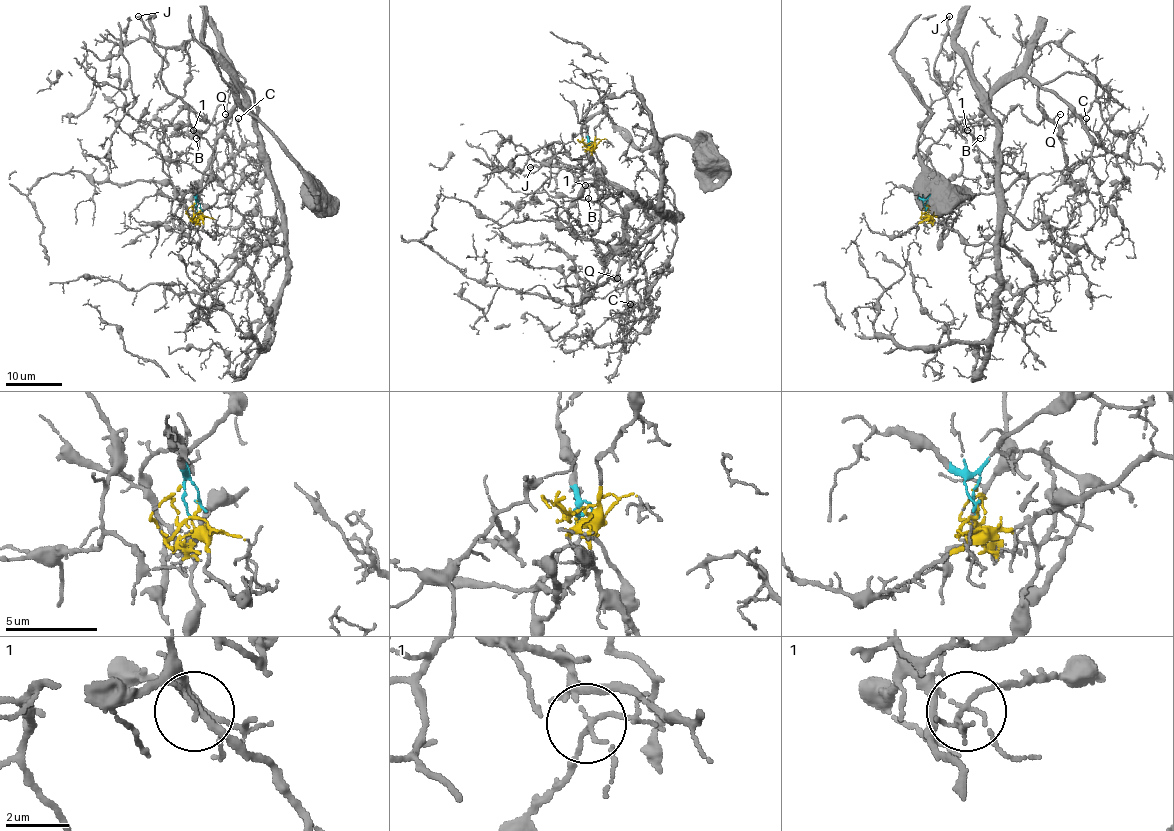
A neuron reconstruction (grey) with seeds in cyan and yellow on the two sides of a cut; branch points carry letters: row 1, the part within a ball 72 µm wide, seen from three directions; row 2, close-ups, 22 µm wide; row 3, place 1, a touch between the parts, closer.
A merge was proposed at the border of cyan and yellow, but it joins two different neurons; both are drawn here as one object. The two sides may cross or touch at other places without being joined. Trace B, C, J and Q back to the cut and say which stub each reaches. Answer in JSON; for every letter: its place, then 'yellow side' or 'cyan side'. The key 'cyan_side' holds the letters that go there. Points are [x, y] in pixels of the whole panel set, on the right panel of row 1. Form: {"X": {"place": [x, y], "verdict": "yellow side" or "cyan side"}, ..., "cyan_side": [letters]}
{"B": {"place": [980, 138], "verdict": "cyan side"}, "C": {"place": [1086, 118], "verdict": "yellow side"}, "J": {"place": [949, 16], "verdict": "cyan side"}, "Q": {"place": [1060, 114], "verdict": "yellow side"}, "cyan_side": ["B", "J"]}

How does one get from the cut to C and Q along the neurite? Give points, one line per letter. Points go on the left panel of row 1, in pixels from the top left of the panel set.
C: (198, 211), (261, 161), (257, 121), (236, 77), (251, 91), (254, 144), (240, 137), (239, 119)
Q: (198, 211), (232, 193), (261, 162), (257, 121), (240, 100), (236, 77), (236, 106), (225, 114)

